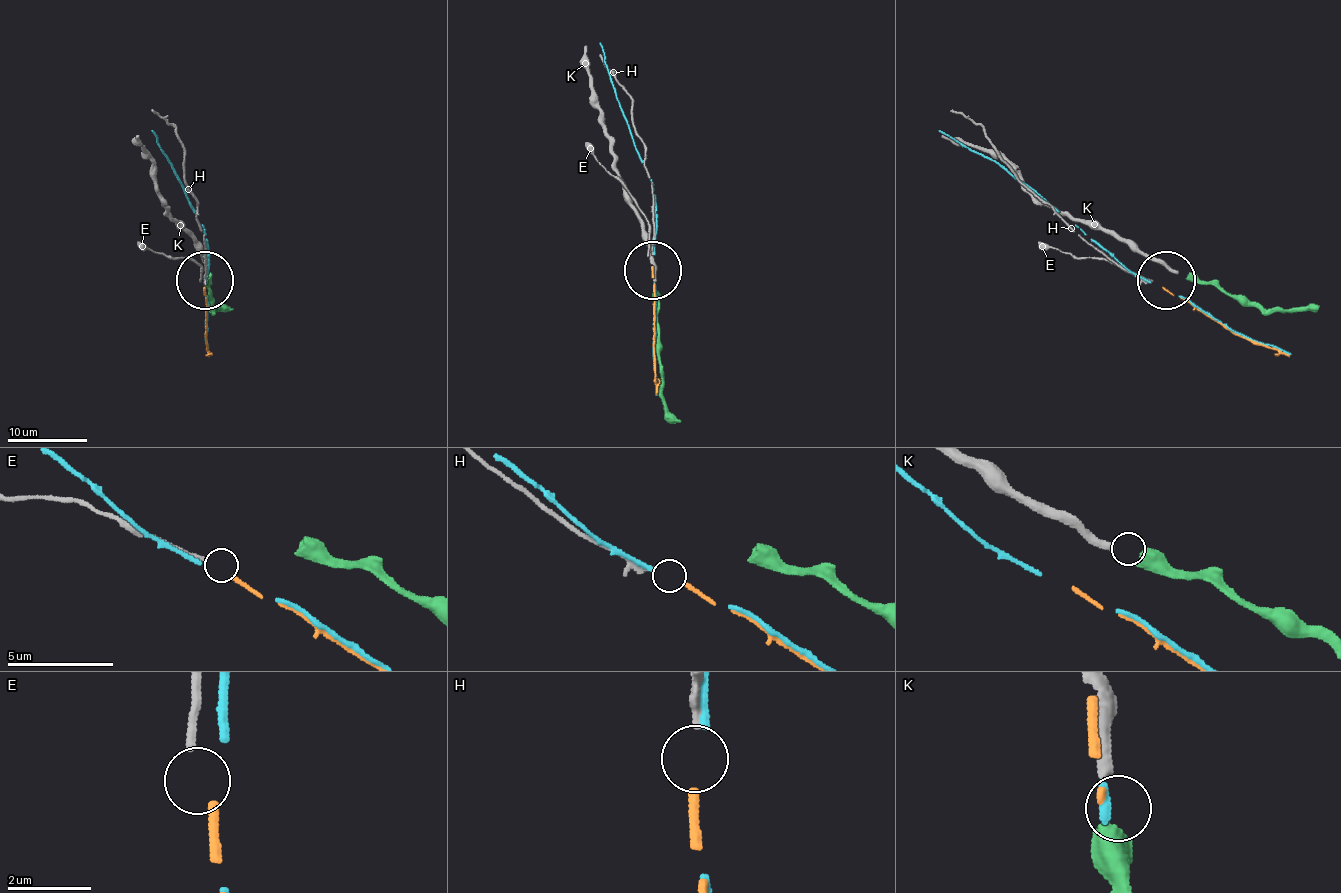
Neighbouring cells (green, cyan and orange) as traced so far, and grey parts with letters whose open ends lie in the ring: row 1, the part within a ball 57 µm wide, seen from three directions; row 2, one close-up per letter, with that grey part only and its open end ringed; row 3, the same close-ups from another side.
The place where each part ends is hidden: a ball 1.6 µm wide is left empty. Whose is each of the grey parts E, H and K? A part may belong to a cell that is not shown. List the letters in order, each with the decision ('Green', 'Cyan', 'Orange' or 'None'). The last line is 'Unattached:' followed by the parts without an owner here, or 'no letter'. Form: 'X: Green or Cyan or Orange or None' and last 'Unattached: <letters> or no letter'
E: None
H: Orange
K: Green
Unattached: E

